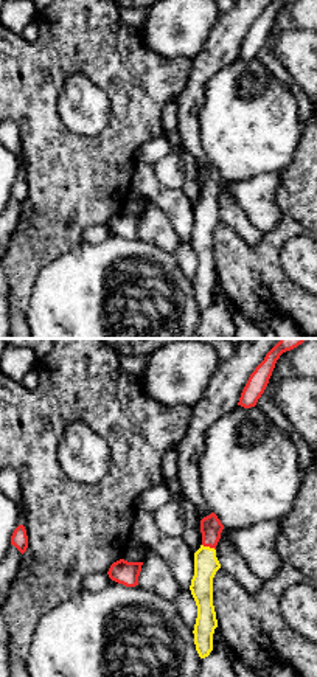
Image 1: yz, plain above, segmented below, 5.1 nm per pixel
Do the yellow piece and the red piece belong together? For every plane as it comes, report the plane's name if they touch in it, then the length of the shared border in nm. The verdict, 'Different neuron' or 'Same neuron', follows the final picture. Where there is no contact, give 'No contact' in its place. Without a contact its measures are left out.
Touches yellow in yz. Shared border 80 nm

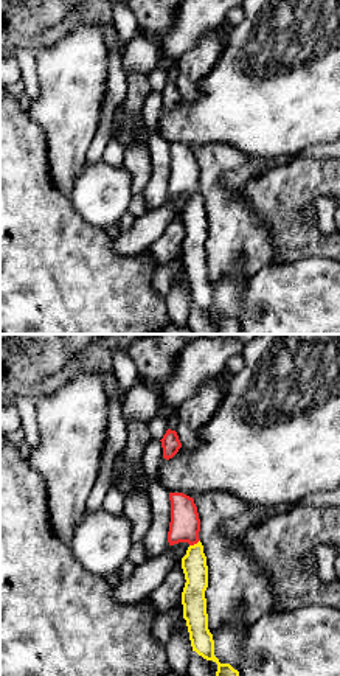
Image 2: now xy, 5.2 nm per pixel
Touches yellow in xy. Shared border 70 nm

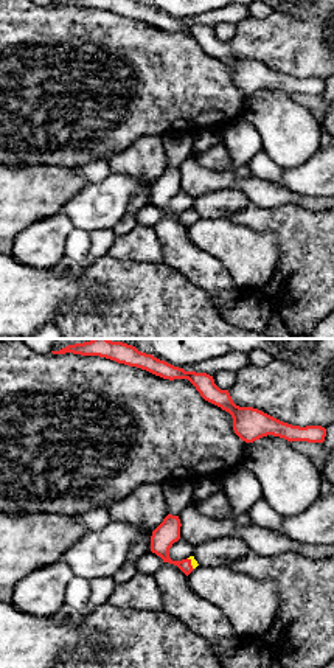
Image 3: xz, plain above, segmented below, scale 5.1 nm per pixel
Touches yellow in xz. Shared border 70 nm

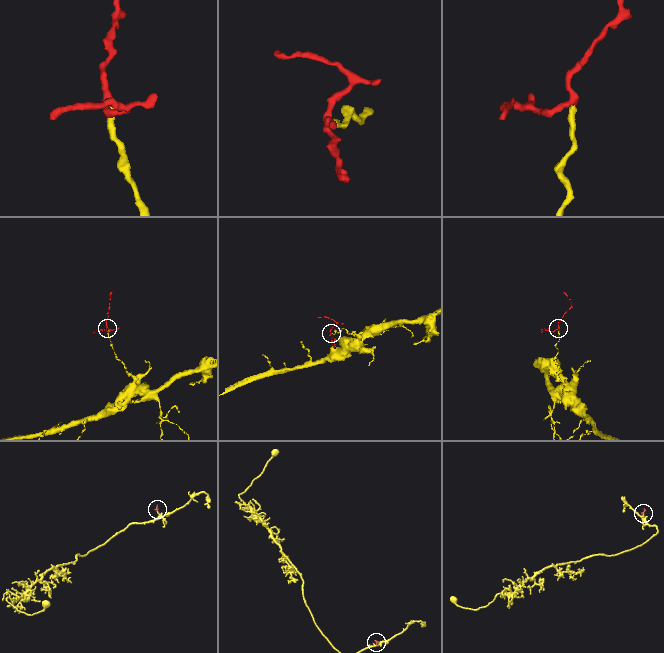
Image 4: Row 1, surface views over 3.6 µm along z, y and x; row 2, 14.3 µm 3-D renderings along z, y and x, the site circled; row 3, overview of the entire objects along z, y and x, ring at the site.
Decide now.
Same neuron

